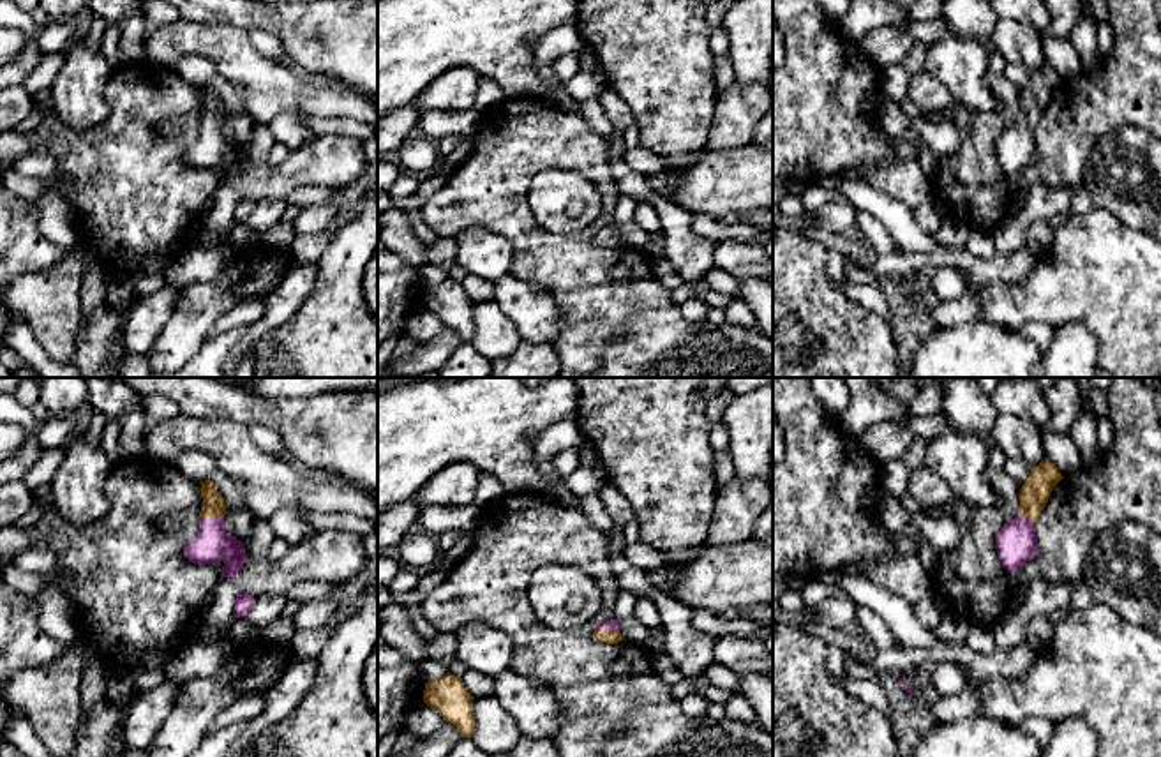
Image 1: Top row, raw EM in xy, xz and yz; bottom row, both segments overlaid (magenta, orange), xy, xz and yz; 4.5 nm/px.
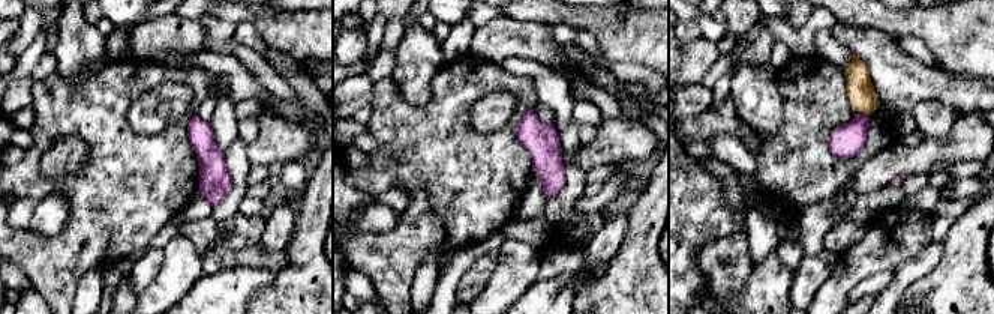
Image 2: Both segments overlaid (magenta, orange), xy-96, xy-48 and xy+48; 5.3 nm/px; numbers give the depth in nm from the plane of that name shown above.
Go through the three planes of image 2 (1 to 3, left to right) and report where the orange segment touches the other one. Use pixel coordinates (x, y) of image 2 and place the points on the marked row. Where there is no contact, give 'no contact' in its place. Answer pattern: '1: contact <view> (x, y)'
1: no contact
2: no contact
3: contact xy+48 (864, 113)

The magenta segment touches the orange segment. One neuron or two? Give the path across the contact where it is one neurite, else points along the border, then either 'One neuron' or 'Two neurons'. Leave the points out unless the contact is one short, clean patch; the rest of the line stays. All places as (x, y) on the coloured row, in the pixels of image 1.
Path across: xy (212, 544), (212, 517), (214, 505). One neuron

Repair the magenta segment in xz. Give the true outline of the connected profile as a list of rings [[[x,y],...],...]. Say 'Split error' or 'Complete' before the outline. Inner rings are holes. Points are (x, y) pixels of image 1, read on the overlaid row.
Split error. [[[600,619],[595,625],[593,639],[596,642],[607,642],[607,644],[621,642],[623,637],[619,633],[619,628],[621,628],[621,623],[618,623],[616,619]]]

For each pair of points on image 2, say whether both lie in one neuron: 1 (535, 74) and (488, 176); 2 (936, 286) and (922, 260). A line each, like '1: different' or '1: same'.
1: different
2: different

